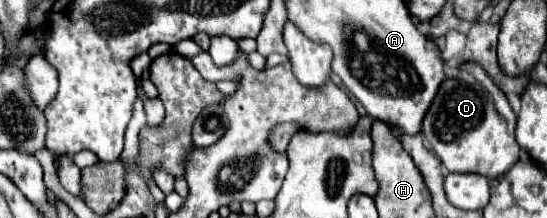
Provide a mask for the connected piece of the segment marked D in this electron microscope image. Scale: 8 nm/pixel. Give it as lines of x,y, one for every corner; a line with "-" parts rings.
462,63
458,67
456,75
450,75
442,81
442,87
438,89
438,95
434,97
434,103
430,105
424,121
422,121
422,133
426,141
432,145
434,153
440,157
444,167
452,173
478,173
490,179
496,179
504,175
514,161
518,161
520,145
514,137
514,127
516,127
516,115
508,103
508,99
502,95
502,101
498,97
494,99
490,91
468,71
468,65

